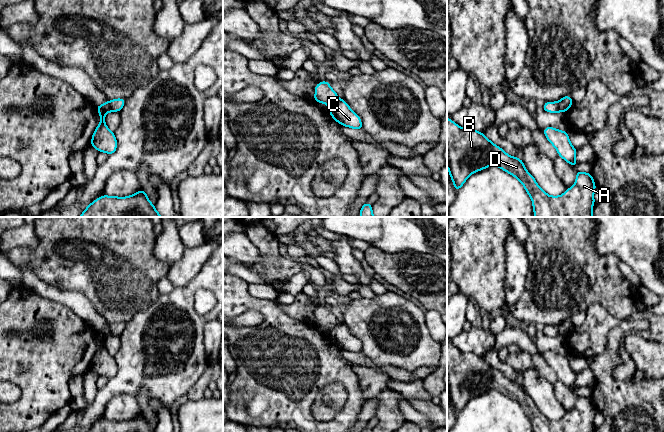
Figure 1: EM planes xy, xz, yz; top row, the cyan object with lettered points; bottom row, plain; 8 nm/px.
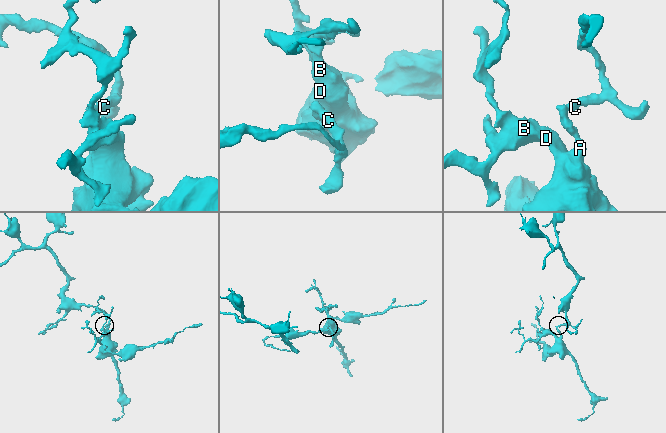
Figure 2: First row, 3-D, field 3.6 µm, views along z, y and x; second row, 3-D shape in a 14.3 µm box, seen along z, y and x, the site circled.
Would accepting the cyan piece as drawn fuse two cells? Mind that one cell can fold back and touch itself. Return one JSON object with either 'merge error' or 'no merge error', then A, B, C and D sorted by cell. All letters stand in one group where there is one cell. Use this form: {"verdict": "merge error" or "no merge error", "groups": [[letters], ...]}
{"verdict": "merge error", "groups": [["A", "B", "D"], ["C"]]}

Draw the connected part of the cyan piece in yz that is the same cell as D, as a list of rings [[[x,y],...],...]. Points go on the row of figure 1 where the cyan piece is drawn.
[[[447,118],[447,167],[455,190],[458,191],[473,173],[493,165],[516,177],[522,183],[532,199],[534,217],[593,217],[592,207],[595,204],[596,185],[591,173],[577,171],[573,187],[568,188],[560,196],[549,196],[538,186],[535,178],[528,173],[521,159],[508,155],[482,132],[473,128],[461,128]]]

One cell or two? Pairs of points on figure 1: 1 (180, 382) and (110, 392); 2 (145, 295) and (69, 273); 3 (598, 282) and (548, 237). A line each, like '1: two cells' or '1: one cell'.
1: one cell
2: one cell
3: one cell

